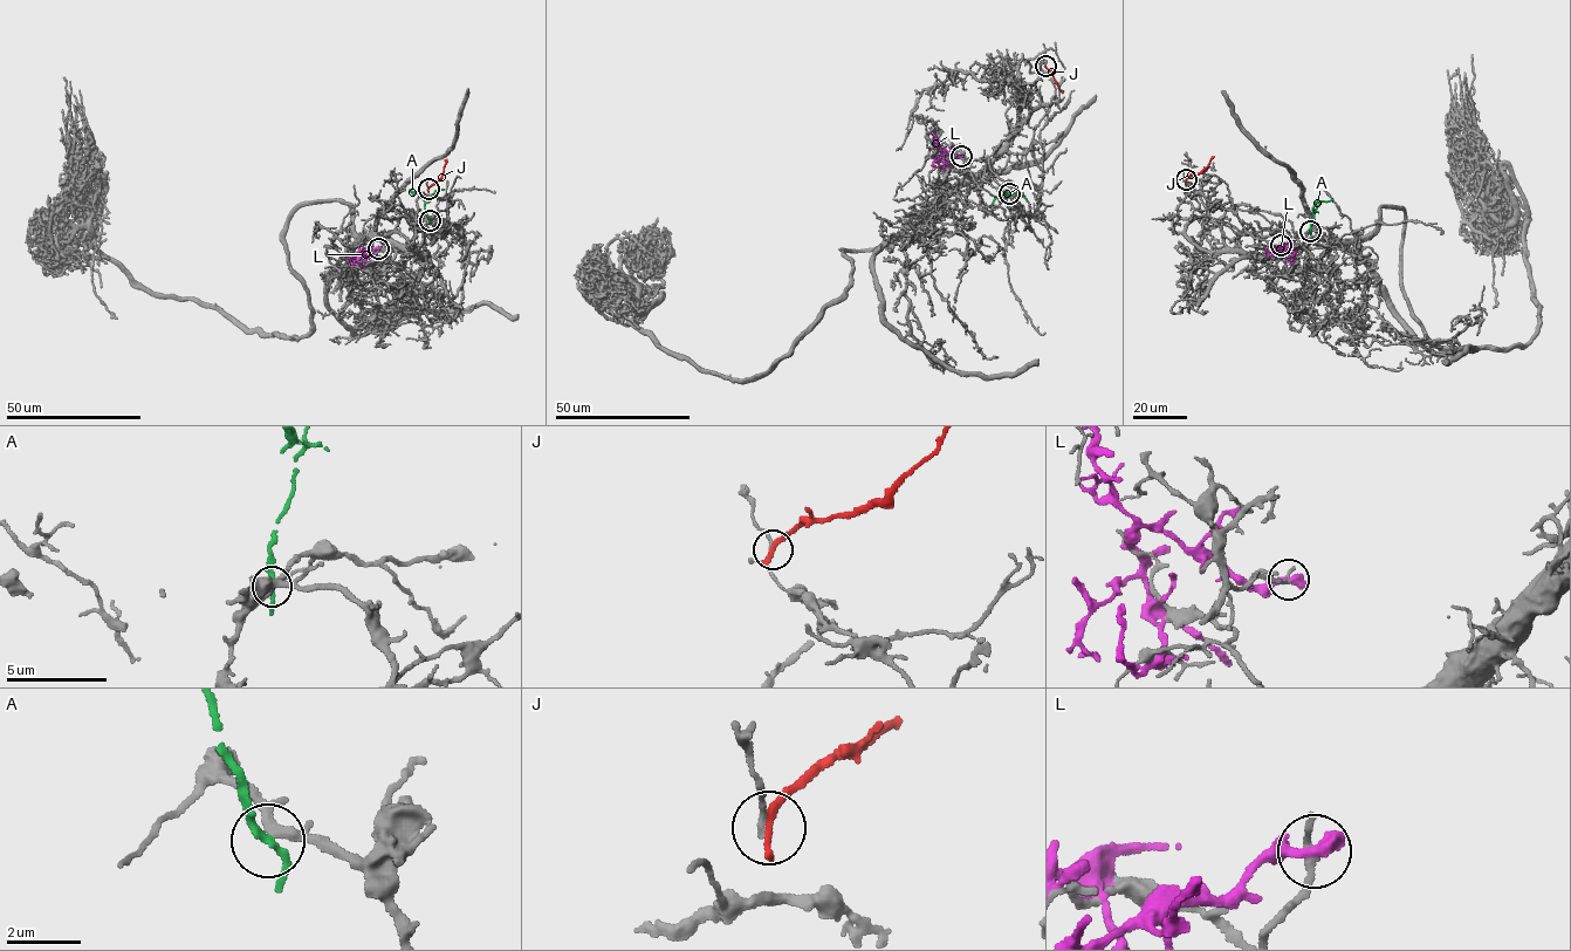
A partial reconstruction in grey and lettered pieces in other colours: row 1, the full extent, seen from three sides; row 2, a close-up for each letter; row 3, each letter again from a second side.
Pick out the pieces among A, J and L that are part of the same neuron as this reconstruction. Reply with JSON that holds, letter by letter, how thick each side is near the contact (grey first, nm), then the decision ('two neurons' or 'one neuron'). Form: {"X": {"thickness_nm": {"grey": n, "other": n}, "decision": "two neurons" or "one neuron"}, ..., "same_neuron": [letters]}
{"A": {"thickness_nm": {"grey": 220, "other": 220}, "decision": "two neurons"}, "J": {"thickness_nm": {"grey": 150, "other": 280}, "decision": "two neurons"}, "L": {"thickness_nm": {"grey": 180, "other": 480}, "decision": "two neurons"}, "same_neuron": []}

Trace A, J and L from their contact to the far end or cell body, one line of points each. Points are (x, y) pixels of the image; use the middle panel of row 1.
A: (1009, 193), (999, 195), (990, 205)
J: (1045, 66), (1063, 93)
L: (961, 156), (941, 149), (944, 166), (938, 166), (938, 159)

